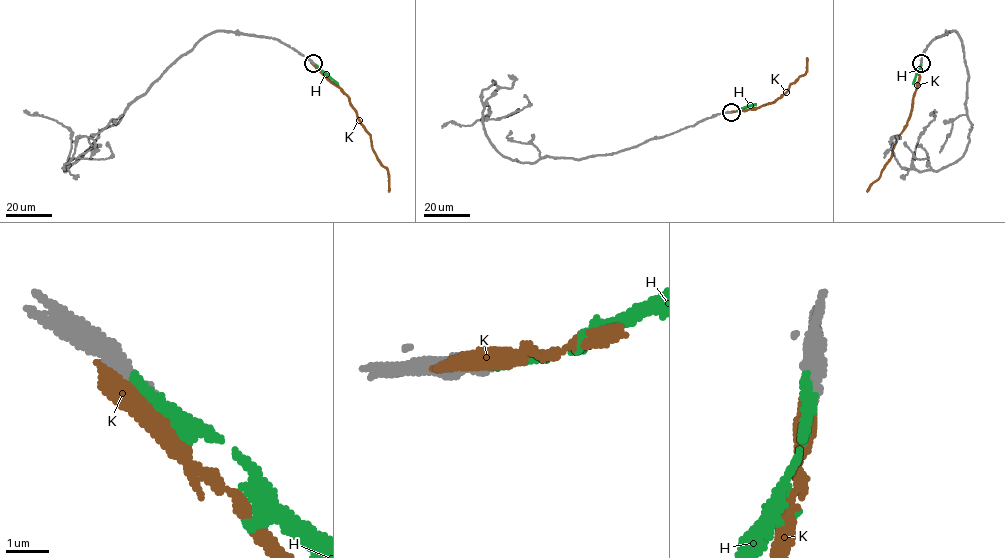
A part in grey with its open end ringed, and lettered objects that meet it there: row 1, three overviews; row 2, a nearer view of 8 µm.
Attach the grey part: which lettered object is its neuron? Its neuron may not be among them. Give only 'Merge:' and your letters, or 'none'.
Merge: H

